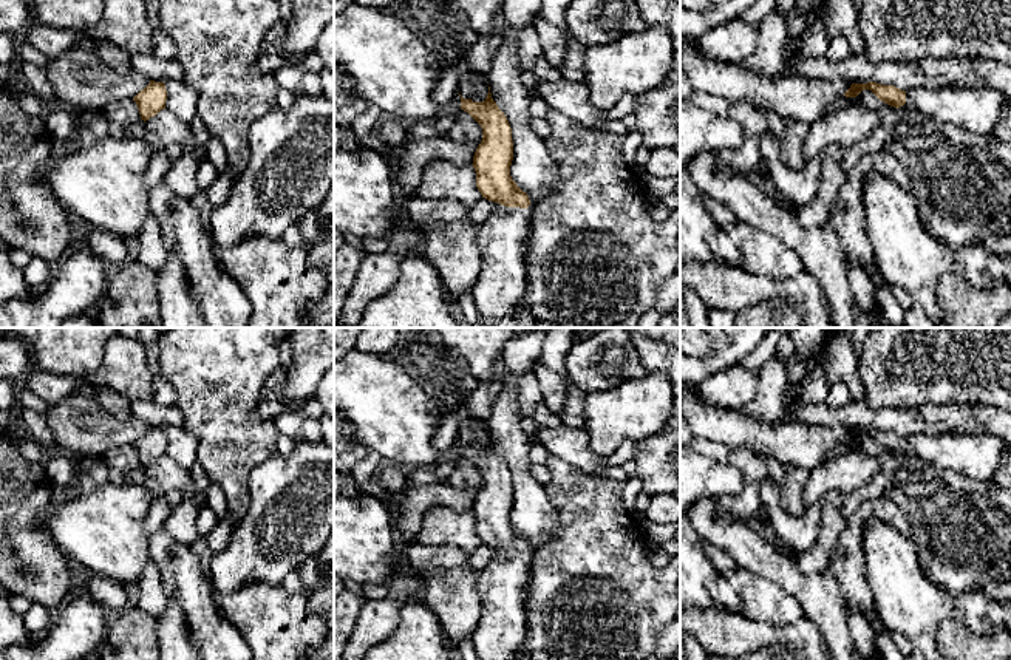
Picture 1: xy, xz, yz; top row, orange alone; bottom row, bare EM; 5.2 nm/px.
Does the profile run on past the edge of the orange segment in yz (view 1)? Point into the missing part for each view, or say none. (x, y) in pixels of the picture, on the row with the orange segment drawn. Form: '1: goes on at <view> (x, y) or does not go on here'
1: goes on at yz (977, 110)

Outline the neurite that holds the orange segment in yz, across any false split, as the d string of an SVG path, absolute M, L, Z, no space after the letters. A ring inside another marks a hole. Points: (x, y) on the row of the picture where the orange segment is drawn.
M877 82L852 83L844 96L856 97L863 90L870 90L880 100L895 108L911 102L931 125L952 124L980 134L989 134L994 130L1003 105L1011 102L992 88L932 90L921 87L906 93L894 85Z

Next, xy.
M150 80L150 83L133 97L133 100L138 105L141 119L144 122L148 121L165 108L167 90L164 82Z

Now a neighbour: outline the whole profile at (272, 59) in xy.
M275 45L272 48L263 49L263 53L255 60L255 68L264 74L274 74L275 71L281 70L283 66L301 65L309 53L311 51L300 54L298 62L292 63L291 59L284 54L281 45Z

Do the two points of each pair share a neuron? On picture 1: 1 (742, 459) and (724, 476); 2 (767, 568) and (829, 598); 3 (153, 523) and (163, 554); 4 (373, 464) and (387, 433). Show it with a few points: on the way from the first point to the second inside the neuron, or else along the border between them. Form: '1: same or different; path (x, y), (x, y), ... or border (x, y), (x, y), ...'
1: different; border (727, 461), (741, 473), (742, 487), (721, 501)
2: same; path (782, 571), (801, 586), (813, 591)
3: different; border (163, 527), (149, 538)
4: different; border (368, 449), (373, 449), (385, 462)

